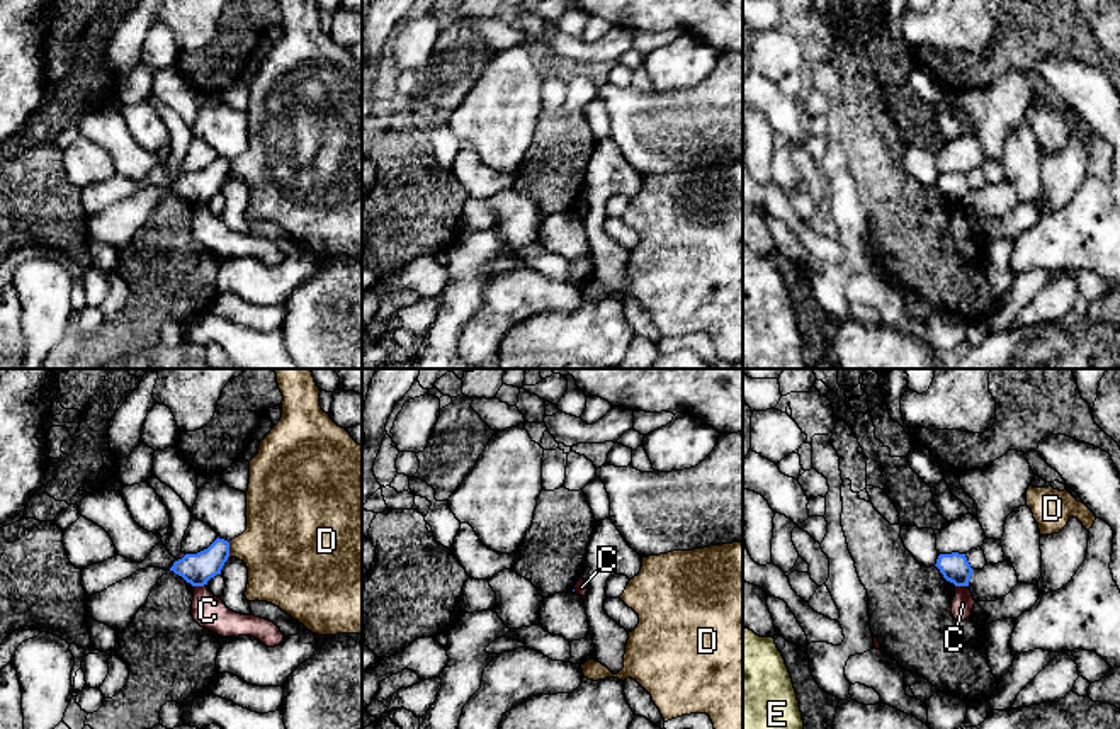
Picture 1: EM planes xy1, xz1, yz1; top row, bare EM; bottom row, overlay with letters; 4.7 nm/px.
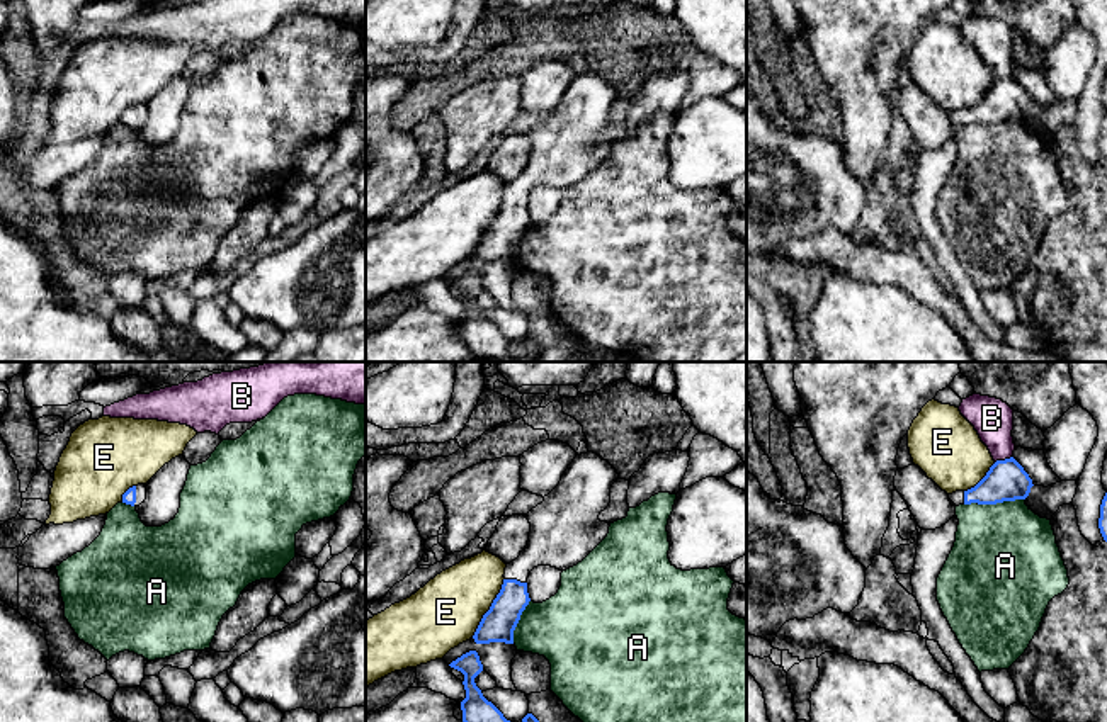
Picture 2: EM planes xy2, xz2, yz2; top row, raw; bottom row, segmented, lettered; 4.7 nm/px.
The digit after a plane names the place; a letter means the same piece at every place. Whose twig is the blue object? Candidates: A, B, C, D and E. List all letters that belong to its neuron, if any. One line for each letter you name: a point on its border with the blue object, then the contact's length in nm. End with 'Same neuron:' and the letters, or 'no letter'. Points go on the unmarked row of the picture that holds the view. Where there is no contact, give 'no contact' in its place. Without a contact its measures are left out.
Same neuron: no letter

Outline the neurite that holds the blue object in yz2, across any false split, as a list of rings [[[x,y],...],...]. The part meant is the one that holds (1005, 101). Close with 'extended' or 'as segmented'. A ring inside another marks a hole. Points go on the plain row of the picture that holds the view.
[[[1013,78],[996,80],[986,95],[968,110],[956,110],[949,119],[959,124],[996,124],[1003,121],[1025,119],[1032,107],[1032,99]]]; extended

